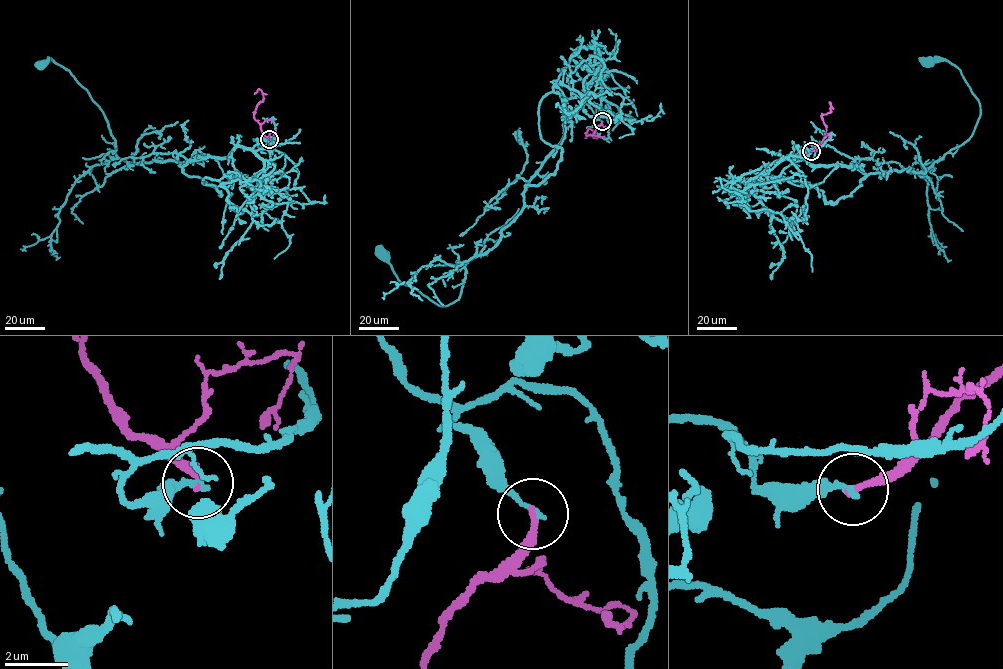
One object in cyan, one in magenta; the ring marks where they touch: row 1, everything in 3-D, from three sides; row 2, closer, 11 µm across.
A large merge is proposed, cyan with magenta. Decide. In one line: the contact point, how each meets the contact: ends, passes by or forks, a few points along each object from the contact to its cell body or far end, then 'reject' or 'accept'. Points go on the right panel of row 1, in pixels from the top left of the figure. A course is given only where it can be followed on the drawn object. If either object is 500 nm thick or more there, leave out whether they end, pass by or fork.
at (811, 151); cyan ends there; magenta ends there; cyan runs (810, 151), (789, 155), (869, 175), (925, 171), (962, 145), (978, 100), (954, 64), (926, 63); magenta runs (811, 151), (825, 135), (822, 114), (831, 112), (831, 106); reject

